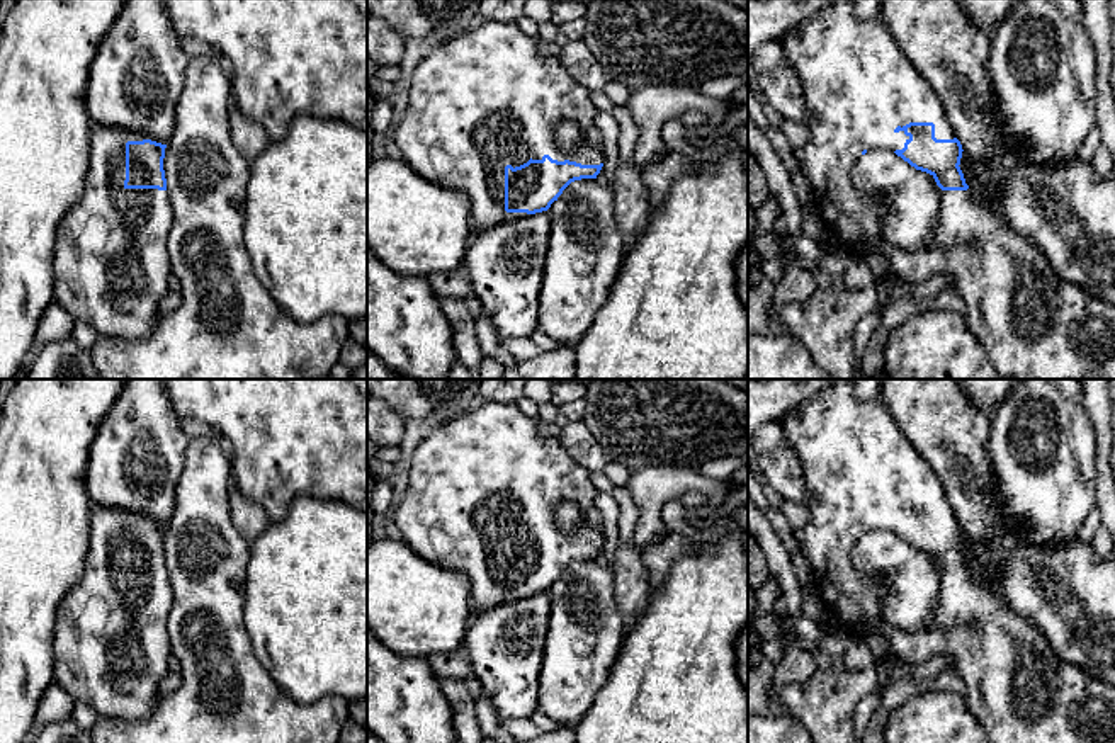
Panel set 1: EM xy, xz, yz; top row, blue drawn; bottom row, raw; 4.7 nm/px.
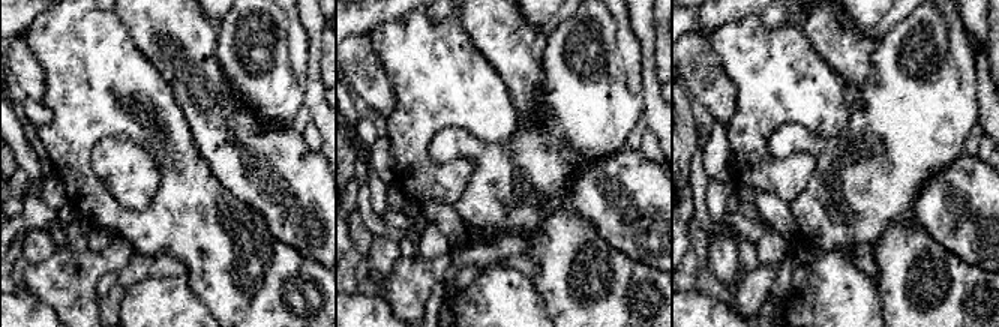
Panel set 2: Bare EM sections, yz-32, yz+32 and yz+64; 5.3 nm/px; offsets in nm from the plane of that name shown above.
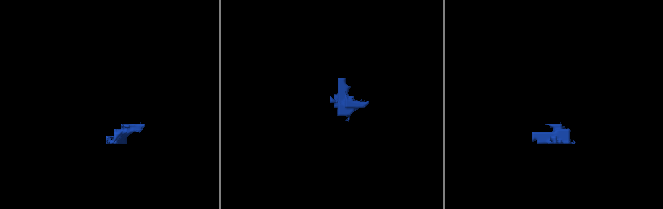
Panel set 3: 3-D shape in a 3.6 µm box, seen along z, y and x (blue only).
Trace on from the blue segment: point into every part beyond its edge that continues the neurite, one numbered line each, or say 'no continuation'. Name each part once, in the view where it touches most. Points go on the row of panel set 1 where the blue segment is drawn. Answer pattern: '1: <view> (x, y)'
1: xz (488, 97)

